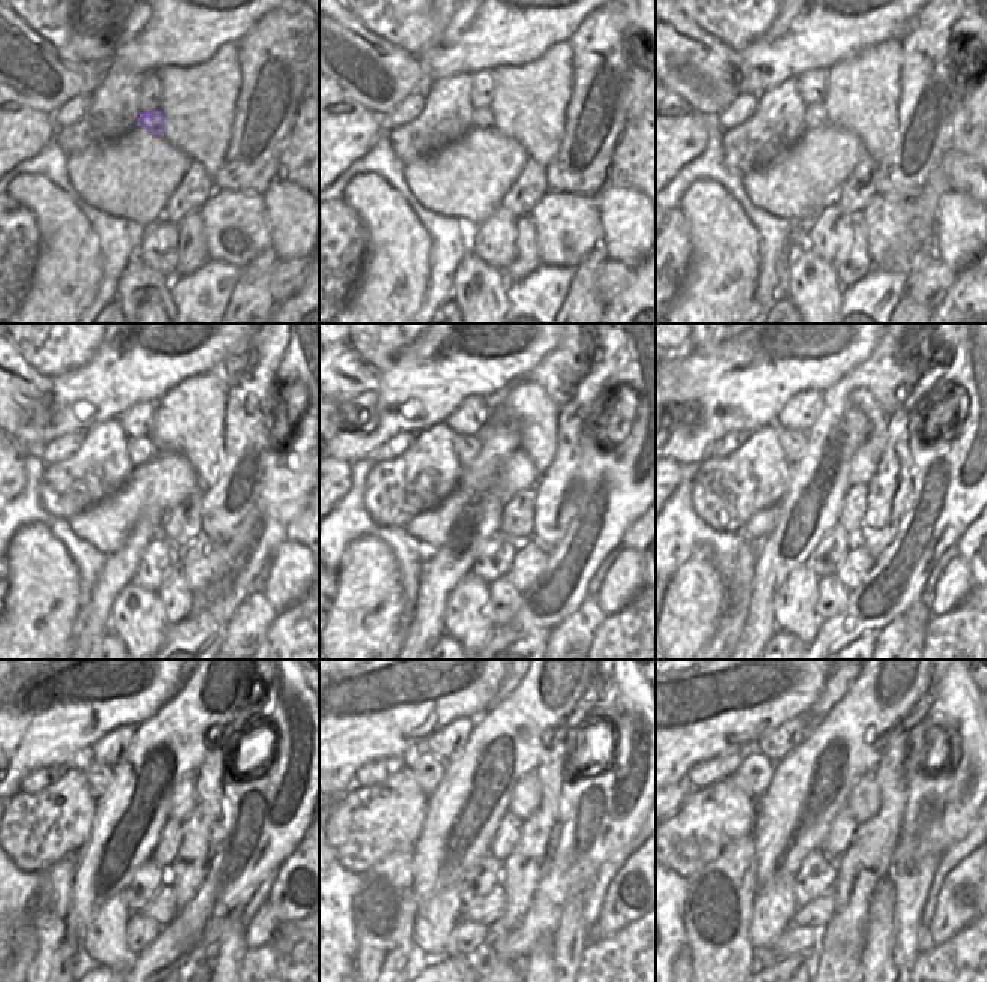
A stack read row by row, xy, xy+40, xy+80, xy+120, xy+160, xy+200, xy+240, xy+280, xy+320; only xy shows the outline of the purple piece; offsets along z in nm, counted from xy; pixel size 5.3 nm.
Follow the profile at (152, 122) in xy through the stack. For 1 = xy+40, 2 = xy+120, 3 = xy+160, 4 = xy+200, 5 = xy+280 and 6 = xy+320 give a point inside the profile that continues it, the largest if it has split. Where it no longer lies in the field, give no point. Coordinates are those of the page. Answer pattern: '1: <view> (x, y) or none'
1: xy+40 (482, 117)
2: xy+120 (140, 450)
3: xy+160 (467, 447)
4: xy+200 (792, 443)
5: xy+280 (426, 771)
6: xy+320 (753, 775)

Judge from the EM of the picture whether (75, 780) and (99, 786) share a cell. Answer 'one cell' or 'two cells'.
two cells

